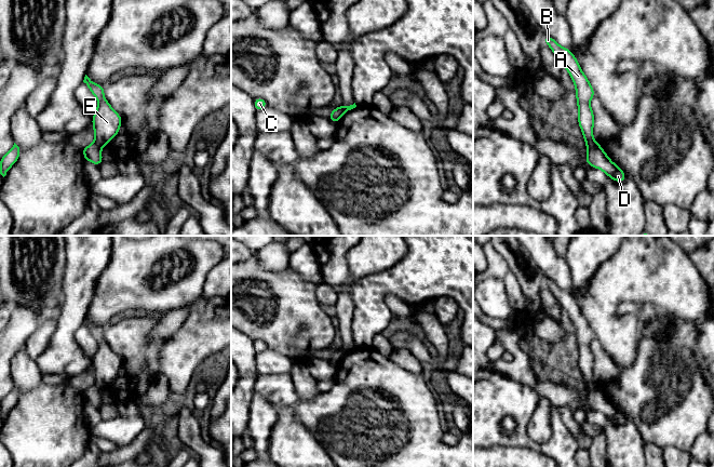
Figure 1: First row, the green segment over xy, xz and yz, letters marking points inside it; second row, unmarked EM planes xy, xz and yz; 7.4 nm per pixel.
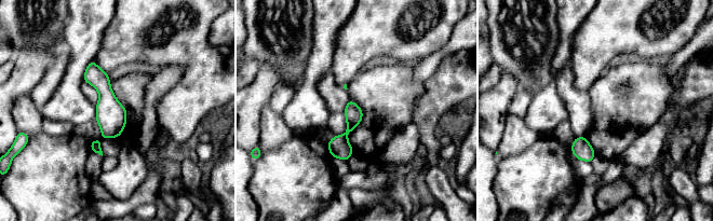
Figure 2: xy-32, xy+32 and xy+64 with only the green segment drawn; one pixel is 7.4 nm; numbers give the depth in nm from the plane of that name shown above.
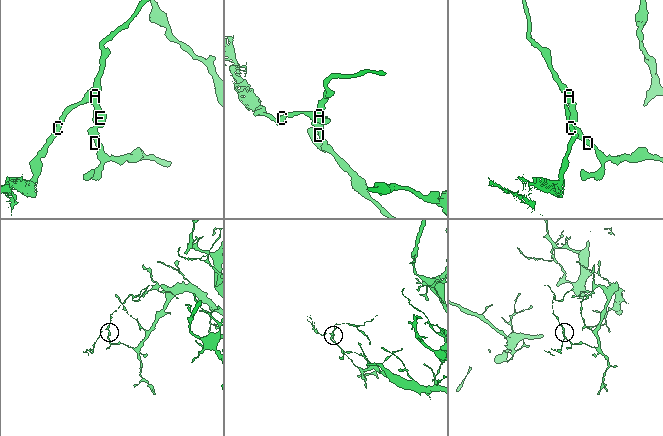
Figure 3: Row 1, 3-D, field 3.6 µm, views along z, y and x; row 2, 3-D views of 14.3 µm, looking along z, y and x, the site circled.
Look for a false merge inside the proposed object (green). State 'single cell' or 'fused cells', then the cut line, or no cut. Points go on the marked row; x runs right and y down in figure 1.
fused cells | xz (338, 107), (342, 114)

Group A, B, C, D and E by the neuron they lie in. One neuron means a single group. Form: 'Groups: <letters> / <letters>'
Groups: A B C E / D

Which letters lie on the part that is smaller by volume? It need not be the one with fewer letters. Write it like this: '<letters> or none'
A, B, C, E

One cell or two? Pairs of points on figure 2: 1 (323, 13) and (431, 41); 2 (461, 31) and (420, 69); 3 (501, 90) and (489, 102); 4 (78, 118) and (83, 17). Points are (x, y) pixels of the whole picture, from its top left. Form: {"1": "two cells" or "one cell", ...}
{"1": "two cells", "2": "one cell", "3": "one cell", "4": "one cell"}

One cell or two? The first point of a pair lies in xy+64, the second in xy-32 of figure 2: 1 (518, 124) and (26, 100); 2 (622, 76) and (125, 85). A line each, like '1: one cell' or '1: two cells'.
1: one cell
2: one cell

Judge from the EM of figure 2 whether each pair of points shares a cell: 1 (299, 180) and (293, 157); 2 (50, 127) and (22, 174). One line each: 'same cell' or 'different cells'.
1: same cell
2: different cells

